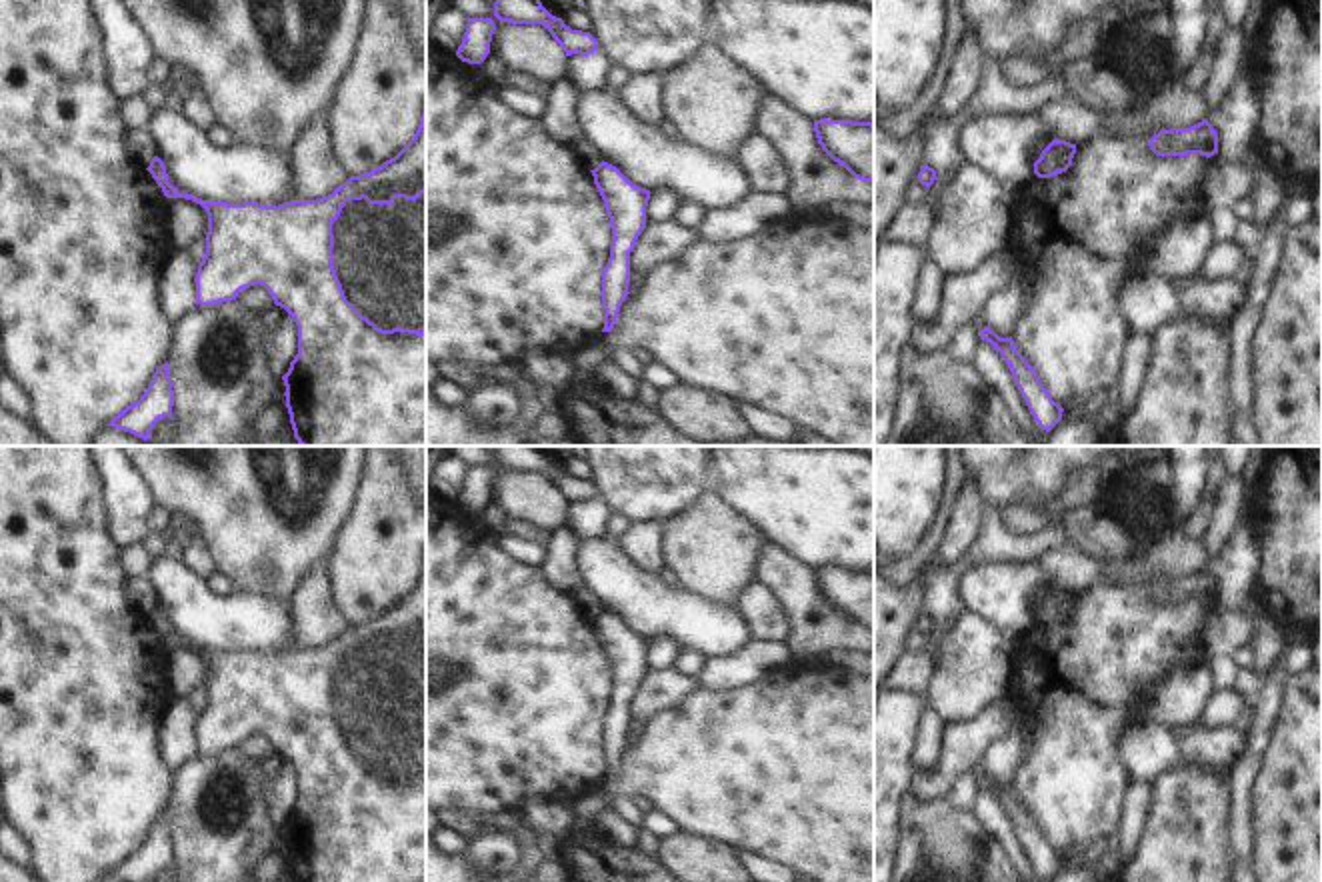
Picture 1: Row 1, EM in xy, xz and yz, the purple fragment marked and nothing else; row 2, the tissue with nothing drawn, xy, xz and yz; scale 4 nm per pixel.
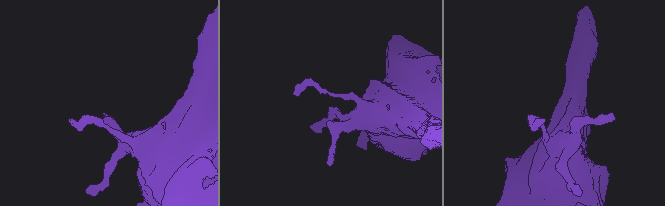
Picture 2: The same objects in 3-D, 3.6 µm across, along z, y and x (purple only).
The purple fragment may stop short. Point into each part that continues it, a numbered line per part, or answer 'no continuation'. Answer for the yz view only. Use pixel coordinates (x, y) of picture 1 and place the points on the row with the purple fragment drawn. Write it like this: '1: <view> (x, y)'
no continuation

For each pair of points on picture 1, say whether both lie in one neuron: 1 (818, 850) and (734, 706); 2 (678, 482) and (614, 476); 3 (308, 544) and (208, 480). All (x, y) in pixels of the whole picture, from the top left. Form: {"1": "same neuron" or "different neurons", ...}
{"1": "same neuron", "2": "same neuron", "3": "same neuron"}

